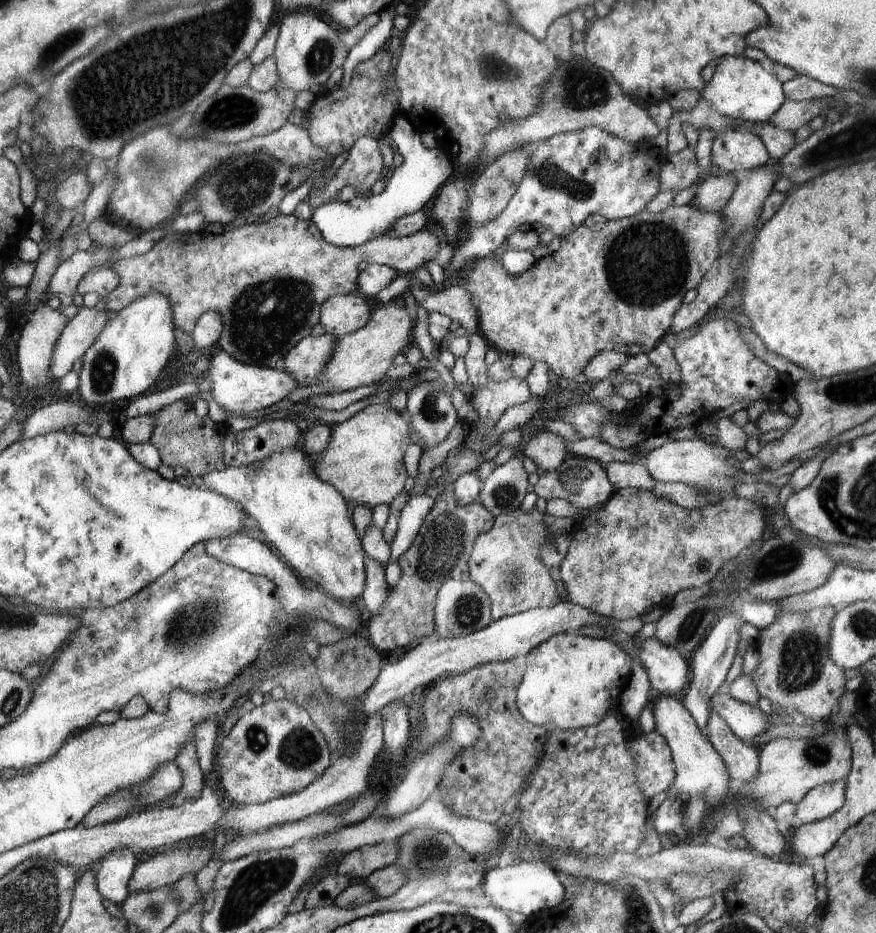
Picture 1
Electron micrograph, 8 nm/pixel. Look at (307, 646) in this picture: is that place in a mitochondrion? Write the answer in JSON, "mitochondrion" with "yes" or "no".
{"mitochondrion":"no"}

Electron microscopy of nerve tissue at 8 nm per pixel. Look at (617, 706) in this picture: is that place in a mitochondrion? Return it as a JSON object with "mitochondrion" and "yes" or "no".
{"mitochondrion":"no"}

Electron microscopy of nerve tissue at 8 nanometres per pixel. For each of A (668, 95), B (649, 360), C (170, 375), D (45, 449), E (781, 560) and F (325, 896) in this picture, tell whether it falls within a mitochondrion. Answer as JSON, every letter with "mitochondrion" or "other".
{"A":"other","B":"other","C":"other","D":"other","E":"mitochondrion","F":"other"}

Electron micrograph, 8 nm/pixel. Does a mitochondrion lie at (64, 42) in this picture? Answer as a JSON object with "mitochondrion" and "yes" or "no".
{"mitochondrion":"yes"}

